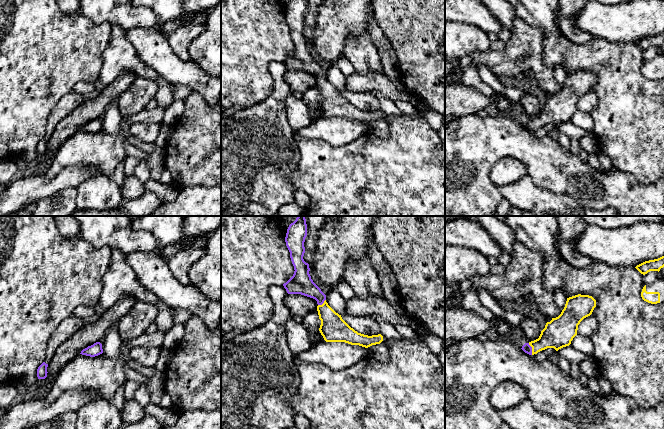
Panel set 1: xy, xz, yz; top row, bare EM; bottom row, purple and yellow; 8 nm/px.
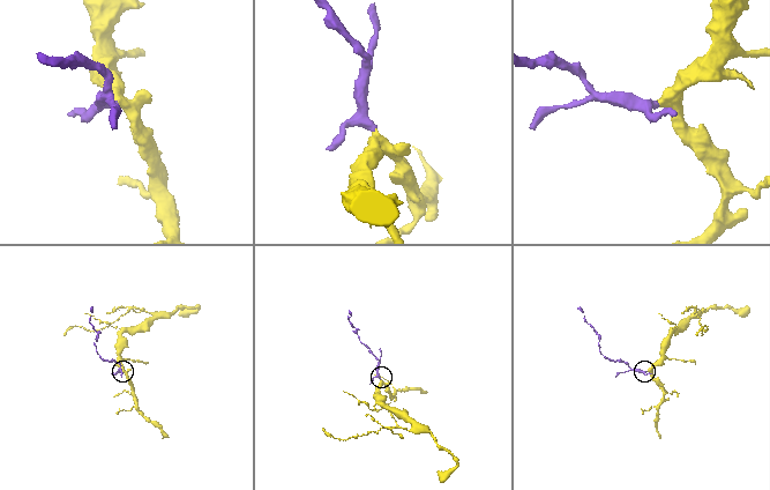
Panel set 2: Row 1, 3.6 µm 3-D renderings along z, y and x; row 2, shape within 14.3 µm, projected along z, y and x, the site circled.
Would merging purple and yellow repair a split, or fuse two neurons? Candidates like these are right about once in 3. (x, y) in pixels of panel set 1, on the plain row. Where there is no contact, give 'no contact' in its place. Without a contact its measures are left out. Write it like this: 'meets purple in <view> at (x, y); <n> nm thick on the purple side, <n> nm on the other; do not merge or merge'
meets purple in yz at (531, 125); 70 nm thick on the purple side, 220 nm on the other; merge

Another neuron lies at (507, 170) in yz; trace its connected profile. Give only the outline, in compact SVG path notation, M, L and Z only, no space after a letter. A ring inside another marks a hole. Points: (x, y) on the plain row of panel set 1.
M506 156L494 164L490 178L497 186L517 182L529 175L528 167L512 157Z

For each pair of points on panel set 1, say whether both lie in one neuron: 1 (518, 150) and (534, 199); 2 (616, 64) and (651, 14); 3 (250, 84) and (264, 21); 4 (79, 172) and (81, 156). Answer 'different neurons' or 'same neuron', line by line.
1: different neurons
2: different neurons
3: same neuron
4: different neurons

